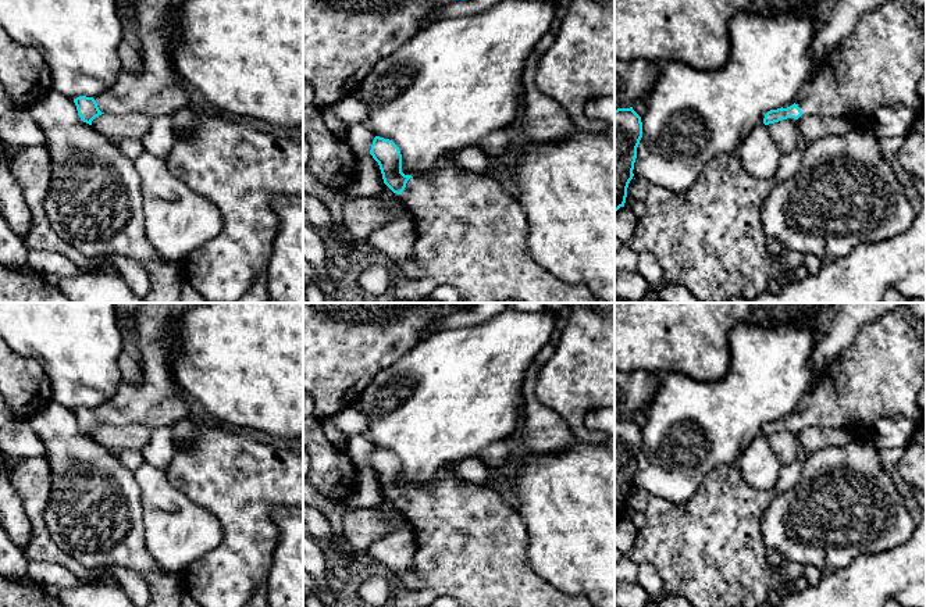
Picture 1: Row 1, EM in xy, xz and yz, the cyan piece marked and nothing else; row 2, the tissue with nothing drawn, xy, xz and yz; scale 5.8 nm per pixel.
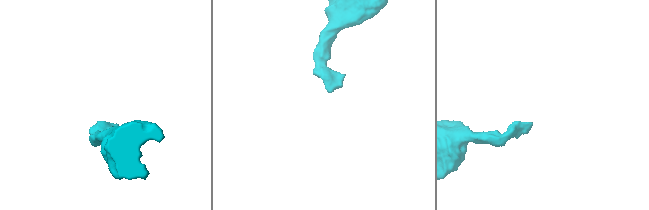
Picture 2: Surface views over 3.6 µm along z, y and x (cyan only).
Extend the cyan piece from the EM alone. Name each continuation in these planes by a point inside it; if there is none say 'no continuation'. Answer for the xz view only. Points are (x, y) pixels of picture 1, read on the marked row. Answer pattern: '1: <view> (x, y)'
1: xz (470, 234)

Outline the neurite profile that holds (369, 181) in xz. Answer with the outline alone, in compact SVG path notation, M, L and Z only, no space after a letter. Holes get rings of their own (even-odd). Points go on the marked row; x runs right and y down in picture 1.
M370 153L356 154L355 181L345 189L348 197L374 199L384 186L378 163Z

